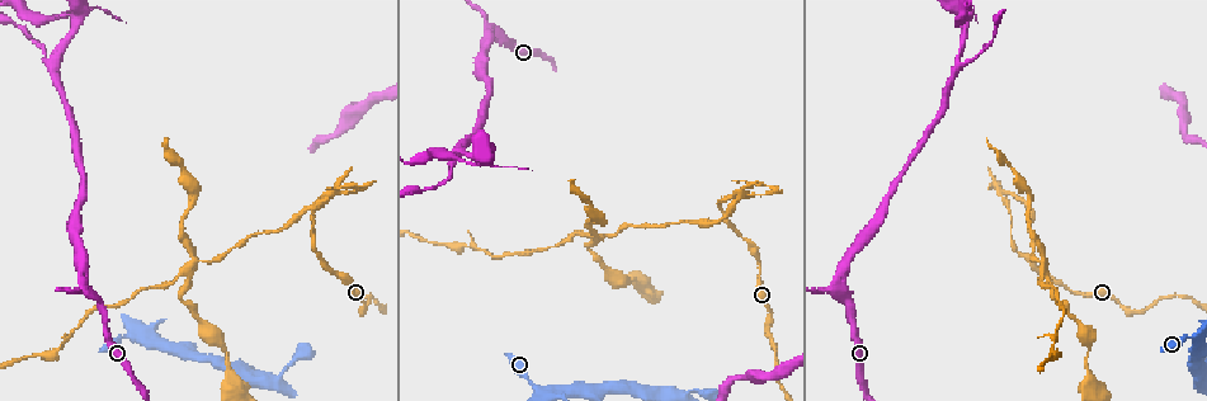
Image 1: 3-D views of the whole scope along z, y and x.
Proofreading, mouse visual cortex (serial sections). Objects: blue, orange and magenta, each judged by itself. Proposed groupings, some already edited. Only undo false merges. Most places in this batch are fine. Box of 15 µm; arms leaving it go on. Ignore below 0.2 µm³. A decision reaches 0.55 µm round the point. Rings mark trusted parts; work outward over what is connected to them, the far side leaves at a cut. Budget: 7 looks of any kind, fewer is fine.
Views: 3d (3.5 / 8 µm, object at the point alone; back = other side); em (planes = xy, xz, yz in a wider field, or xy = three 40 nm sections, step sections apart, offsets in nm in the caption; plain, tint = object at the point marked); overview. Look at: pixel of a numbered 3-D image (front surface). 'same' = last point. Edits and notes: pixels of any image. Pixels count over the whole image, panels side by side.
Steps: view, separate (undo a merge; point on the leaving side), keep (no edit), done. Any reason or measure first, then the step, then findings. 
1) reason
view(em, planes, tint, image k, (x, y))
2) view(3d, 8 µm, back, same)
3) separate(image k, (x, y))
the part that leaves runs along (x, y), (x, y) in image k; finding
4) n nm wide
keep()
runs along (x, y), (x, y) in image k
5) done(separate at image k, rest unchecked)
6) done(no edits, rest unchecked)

three arms meet
view(3d, 3.5 µm, image 1, (839, 297))

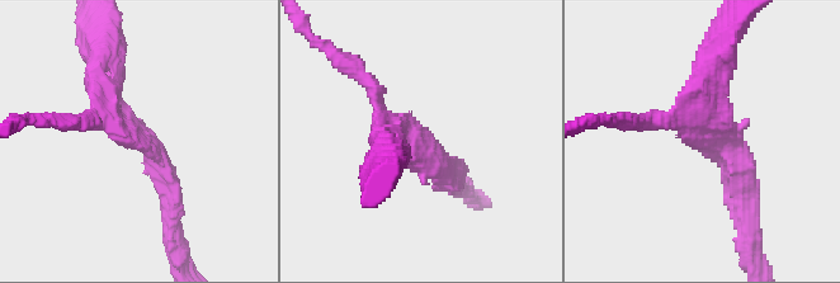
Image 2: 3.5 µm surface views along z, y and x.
3 arms; arms of 150, 300, 300 nm
view(em, planes, tint, image 2, (419, 148))

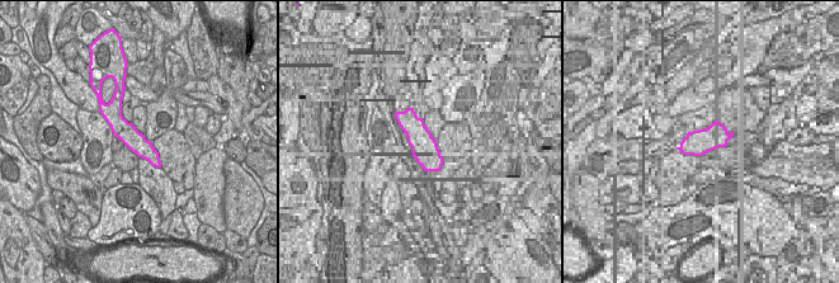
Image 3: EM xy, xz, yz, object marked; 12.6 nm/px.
cut it another way
view(em, xy, step 2, tint, same)

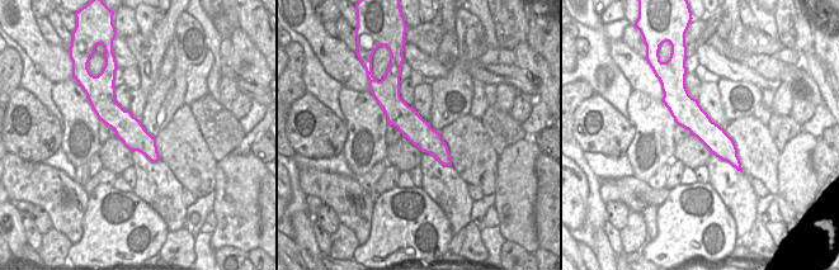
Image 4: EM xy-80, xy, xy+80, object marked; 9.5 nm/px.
keep()
all the same cell

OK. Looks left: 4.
three arms meet
view(3d, 3.5 µm, image 1, (958, 67))

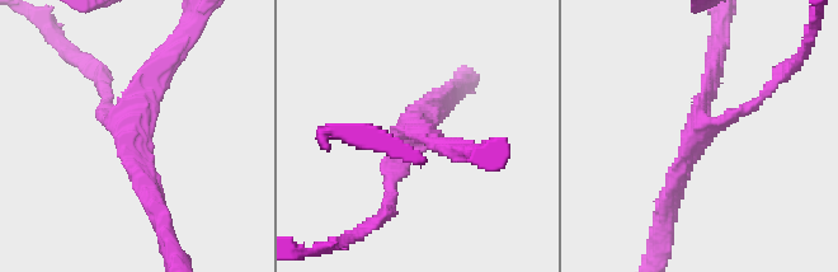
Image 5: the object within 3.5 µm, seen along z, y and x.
3 arms; arms of 200, 200, 250 nm
view(em, xy, step 5, tint, image 5, (697, 126))

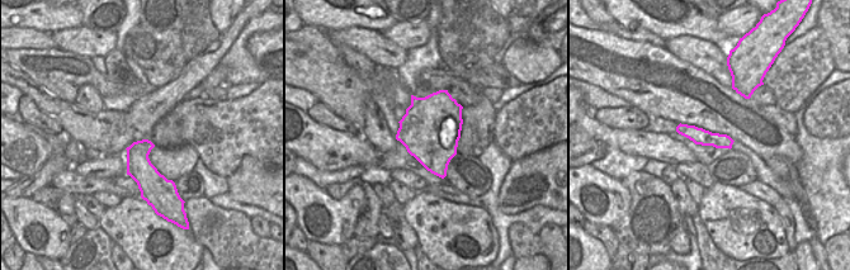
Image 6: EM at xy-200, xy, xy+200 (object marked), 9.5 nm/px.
keep()
one cell here

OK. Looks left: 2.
a fork
view(3d, 3.5 µm, image 1, (77, 17))

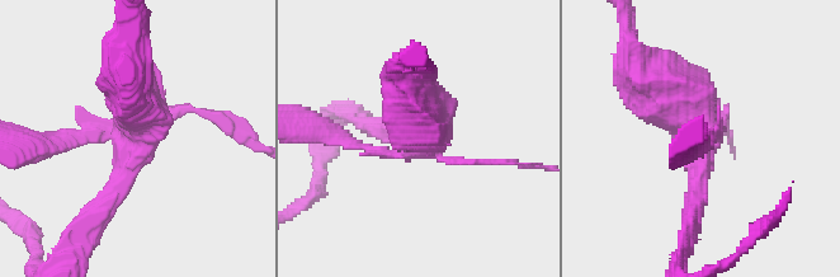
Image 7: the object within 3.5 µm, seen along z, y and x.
view(em, xy, step 5, tint, image 7, (132, 139))

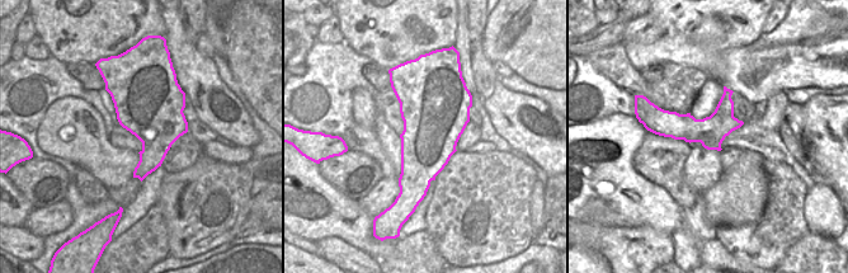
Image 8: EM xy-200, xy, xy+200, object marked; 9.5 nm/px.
separate(image 7, (69, 134))
the part that leaves runs along (109, 131), (27, 144) in image 7; a second cell is stuck on

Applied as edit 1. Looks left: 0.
done(separate at image 7, rest unchecked)

